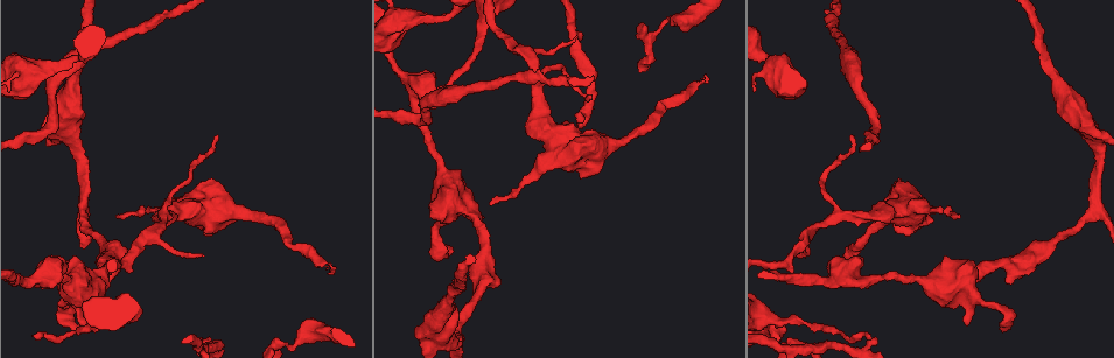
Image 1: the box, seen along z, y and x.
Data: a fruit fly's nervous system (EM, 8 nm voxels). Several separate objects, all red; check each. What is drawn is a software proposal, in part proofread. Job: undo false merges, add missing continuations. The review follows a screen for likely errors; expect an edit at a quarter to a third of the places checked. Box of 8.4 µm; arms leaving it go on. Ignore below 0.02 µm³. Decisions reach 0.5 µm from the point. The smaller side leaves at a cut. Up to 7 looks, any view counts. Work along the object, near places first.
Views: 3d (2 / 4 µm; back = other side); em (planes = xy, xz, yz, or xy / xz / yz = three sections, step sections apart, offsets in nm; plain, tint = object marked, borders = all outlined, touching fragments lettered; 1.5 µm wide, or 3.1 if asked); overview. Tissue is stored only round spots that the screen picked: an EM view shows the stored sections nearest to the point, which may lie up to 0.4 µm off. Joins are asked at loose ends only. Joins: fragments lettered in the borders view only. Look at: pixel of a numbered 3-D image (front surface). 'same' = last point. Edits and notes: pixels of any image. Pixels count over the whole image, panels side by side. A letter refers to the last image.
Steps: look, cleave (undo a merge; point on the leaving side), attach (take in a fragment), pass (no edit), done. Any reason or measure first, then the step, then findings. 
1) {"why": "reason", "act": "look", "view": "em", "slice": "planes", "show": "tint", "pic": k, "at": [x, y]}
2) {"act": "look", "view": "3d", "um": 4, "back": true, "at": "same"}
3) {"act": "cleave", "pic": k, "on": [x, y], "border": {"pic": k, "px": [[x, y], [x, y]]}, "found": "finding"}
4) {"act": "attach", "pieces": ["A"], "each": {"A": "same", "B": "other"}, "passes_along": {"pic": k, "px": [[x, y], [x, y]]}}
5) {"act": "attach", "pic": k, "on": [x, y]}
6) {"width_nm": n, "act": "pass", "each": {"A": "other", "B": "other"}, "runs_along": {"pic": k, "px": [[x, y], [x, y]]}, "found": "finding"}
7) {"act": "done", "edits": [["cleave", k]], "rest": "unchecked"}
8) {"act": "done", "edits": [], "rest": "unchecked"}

{"why": "sharp bend", "act": "look", "view": "3d", "um": 2, "pic": 1, "at": [83, 216]}

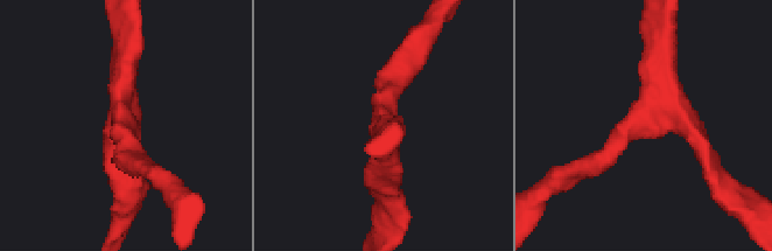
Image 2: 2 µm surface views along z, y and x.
{"arms": 3, "arm_widths_nm": [160, 170, 200], "act": "look", "view": "em", "slice": "planes", "show": "borders", "pic": 2, "at": [639, 115]}

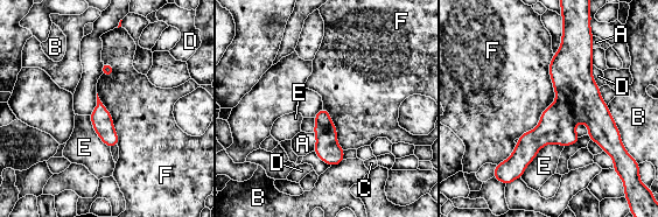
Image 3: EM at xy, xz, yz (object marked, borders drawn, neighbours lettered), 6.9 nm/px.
{"act": "pass", "each": {"A": "other", "B": "other", "C": "other", "D": "other", "E": "other", "F": "other"}, "runs_along": {"pic": 3, "px": [[564, 51], [564, 113], [511, 177]]}, "found": "one neuron here"}

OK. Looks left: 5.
{"why": "thick turns thin", "act": "look", "view": "em", "slice": "planes", "show": "plain", "pic": 1, "at": [446, 15]}

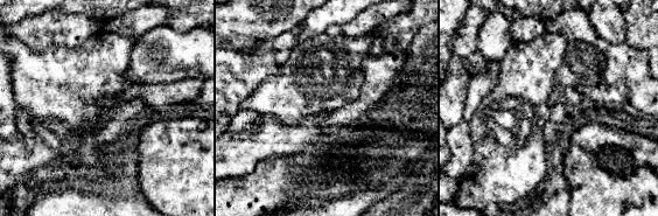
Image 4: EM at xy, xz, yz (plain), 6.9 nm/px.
{"why": "what lies round it", "act": "look", "view": "em", "slice": "planes", "show": "borders", "at": "same"}

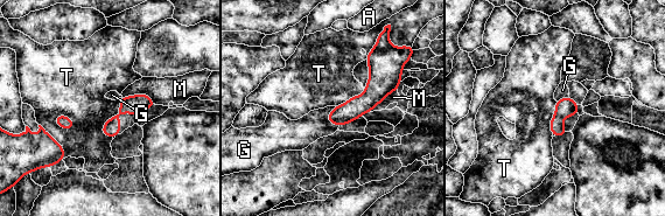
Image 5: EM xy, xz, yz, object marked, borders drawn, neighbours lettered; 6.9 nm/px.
{"act": "pass", "each": {"A": "other", "G": "other", "M": "other", "T": "other"}, "found": "one neuron here"}

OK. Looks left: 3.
{"why": "branch stops here", "act": "look", "view": "3d", "um": 4, "pic": 1, "at": [331, 270]}

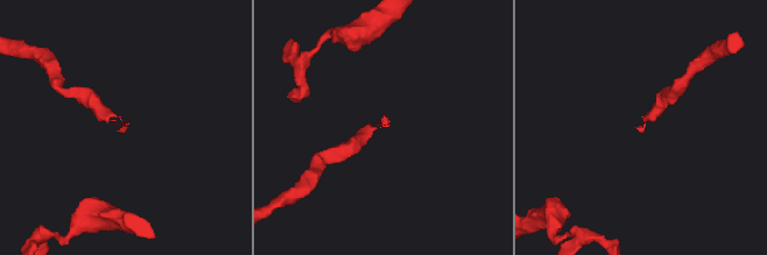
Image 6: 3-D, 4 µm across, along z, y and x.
{"why": "now the EM", "act": "look", "view": "em", "slice": "planes", "show": "borders", "pic": 6, "at": [120, 128]}

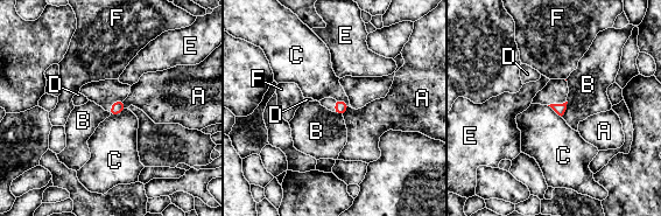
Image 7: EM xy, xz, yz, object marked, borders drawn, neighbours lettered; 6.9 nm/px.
{"act": "pass", "each": {"A": "other", "B": "other", "C": "other", "D": "other", "E": "other", "F": "other"}, "border": {"pic": 7, "px": [[567, 100], [567, 108], [561, 116]]}, "found": "none of them fits"}

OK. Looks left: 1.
{"act": "done", "edits": [], "rest": "unchecked"}

